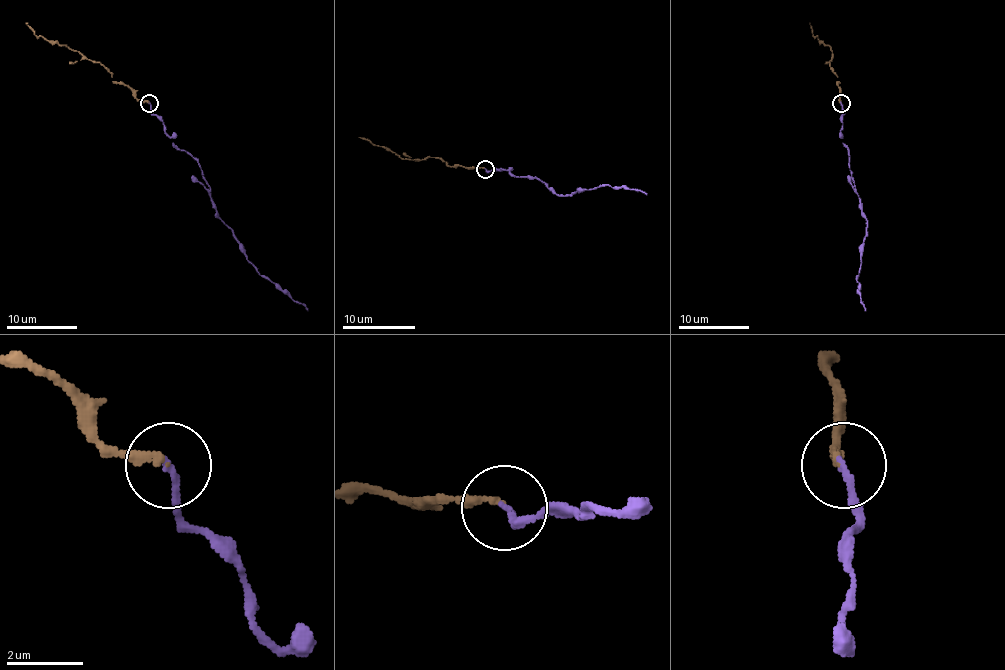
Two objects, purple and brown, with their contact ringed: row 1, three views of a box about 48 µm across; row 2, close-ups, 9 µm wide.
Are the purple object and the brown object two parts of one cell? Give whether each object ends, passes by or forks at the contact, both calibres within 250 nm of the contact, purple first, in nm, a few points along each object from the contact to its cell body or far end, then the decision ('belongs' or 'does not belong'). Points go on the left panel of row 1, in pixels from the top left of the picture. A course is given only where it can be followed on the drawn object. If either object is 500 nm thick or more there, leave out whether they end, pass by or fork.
purple ends | brown ends | 180/190 nm | purple via (149, 103), (174, 144), (199, 163), (213, 208), (232, 231), (239, 251), (261, 275), (266, 275), (307, 311) | brown via (149, 103), (140, 101), (126, 85), (115, 83), (99, 62), (92, 62), (78, 51), (37, 35), (26, 23) | belongs

